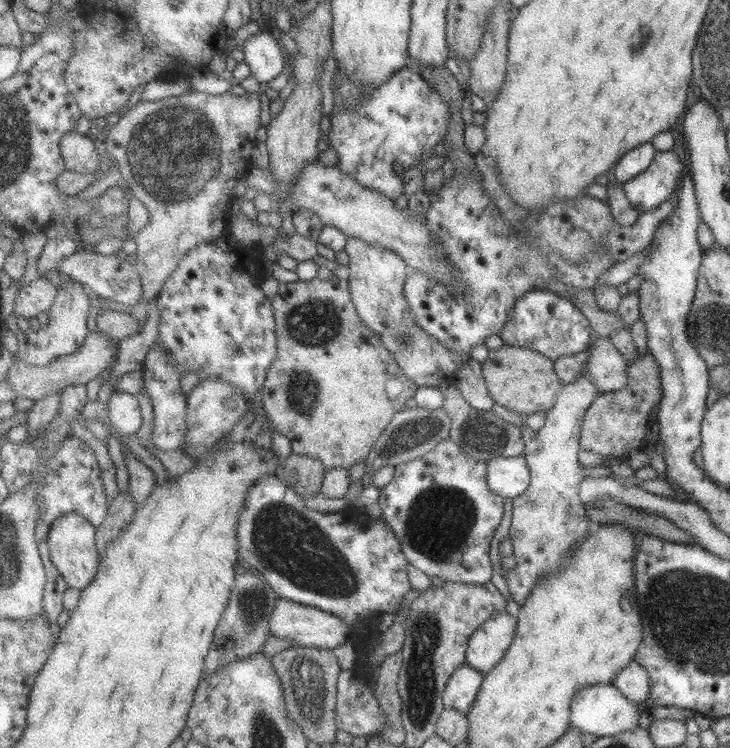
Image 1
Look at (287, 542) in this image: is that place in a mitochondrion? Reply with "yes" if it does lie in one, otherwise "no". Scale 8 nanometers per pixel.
yes

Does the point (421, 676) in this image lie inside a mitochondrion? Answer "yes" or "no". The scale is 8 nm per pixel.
yes

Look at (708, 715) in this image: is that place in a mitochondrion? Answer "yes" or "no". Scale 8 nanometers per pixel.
no

